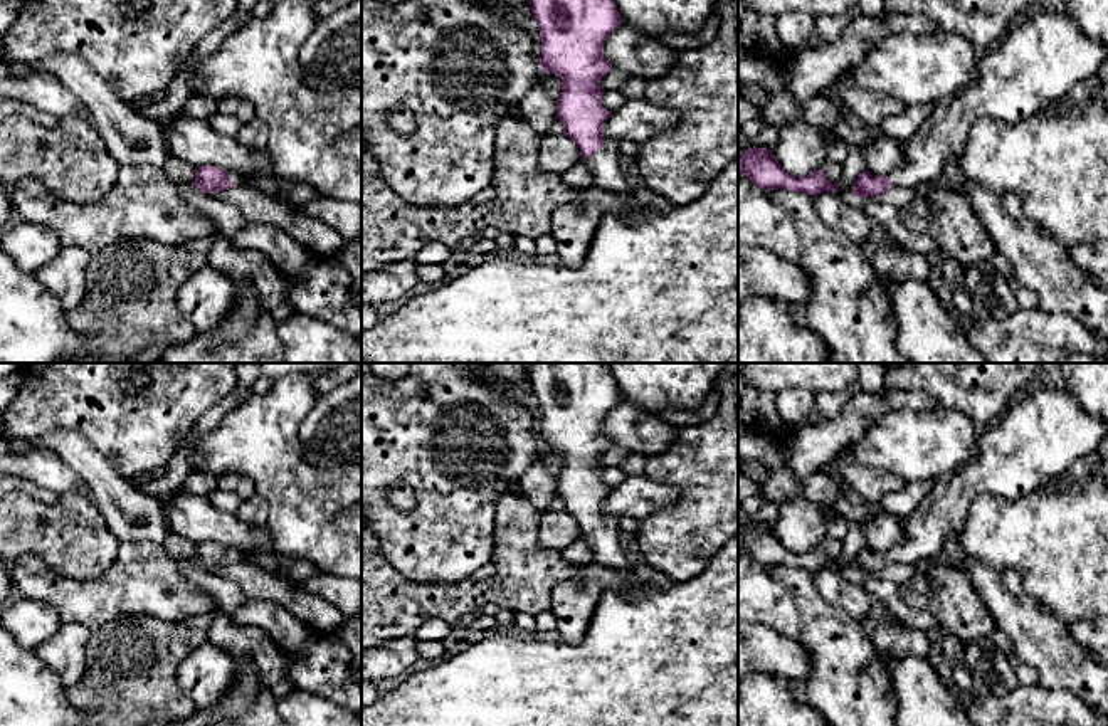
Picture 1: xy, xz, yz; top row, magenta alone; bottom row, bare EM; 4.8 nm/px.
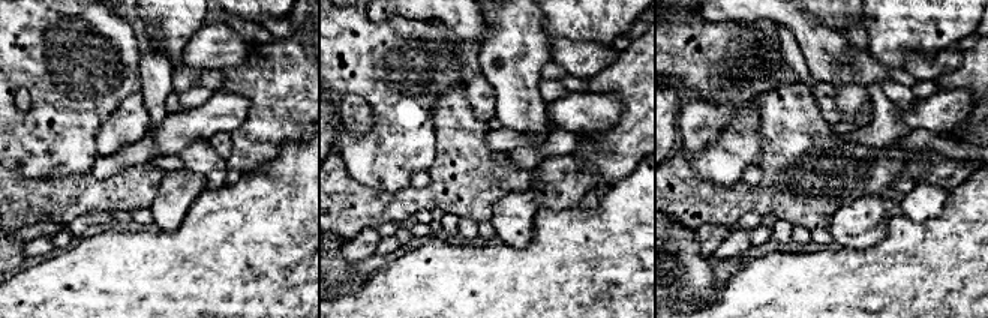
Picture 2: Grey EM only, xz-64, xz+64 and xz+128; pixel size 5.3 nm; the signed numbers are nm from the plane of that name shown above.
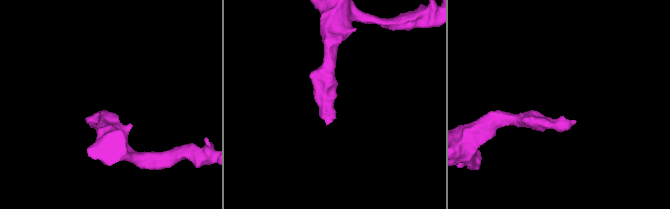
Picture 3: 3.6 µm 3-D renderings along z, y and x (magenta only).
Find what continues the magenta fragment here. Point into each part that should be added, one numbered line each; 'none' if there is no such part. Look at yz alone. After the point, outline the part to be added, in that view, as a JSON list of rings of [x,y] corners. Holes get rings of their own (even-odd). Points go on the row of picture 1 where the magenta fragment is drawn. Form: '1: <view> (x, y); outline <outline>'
1: yz (1028, 69); outline [[[1066,10],[1036,13],[989,49],[975,81],[948,106],[935,108],[920,128],[905,139],[905,160],[891,171],[891,183],[913,188],[918,183],[937,182],[947,163],[963,155],[977,119],[1019,123],[1034,116],[1071,91],[1079,81],[1093,76],[1105,60],[1108,60],[1108,45],[1083,35]]]

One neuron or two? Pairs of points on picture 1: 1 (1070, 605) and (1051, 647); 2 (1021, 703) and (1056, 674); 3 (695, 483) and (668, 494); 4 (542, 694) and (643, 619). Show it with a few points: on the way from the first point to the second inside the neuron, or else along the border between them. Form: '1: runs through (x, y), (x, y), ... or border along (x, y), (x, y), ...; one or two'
1: border along (1031, 599), (1038, 600), (1065, 626); two
2: border along (1039, 683), (1048, 688), (1068, 689), (1080, 699); two
3: border along (644, 473), (680, 494), (651, 516); two
4: runs through (567, 694), (617, 644); one

